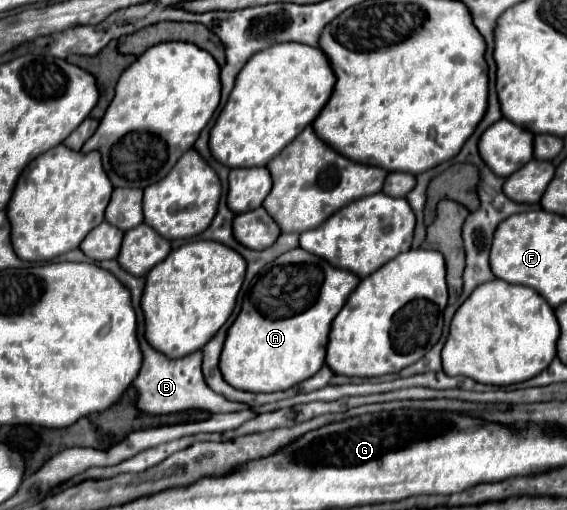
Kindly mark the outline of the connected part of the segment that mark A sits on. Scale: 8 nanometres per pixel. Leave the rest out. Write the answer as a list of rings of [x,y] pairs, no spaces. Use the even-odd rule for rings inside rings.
[[[302,247],[290,249],[272,263],[268,263],[268,267],[264,267],[264,271],[260,271],[258,277],[254,279],[250,293],[242,301],[240,315],[228,329],[228,337],[220,357],[220,371],[226,383],[242,391],[272,393],[286,391],[302,383],[304,379],[312,377],[316,371],[320,371],[320,367],[326,361],[330,323],[344,307],[348,295],[356,289],[358,283],[360,277],[354,275],[352,271],[332,267],[330,263],[304,251]]]

